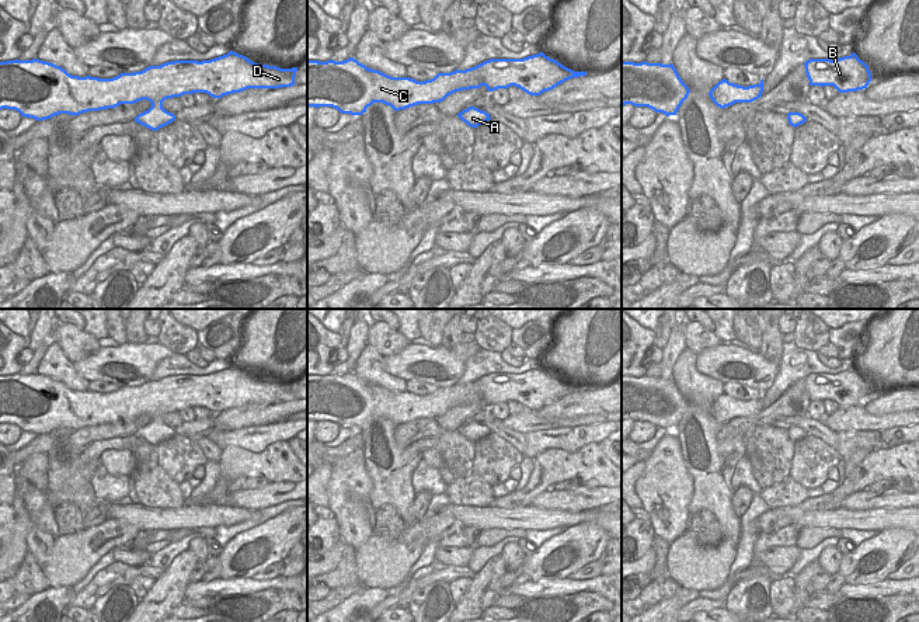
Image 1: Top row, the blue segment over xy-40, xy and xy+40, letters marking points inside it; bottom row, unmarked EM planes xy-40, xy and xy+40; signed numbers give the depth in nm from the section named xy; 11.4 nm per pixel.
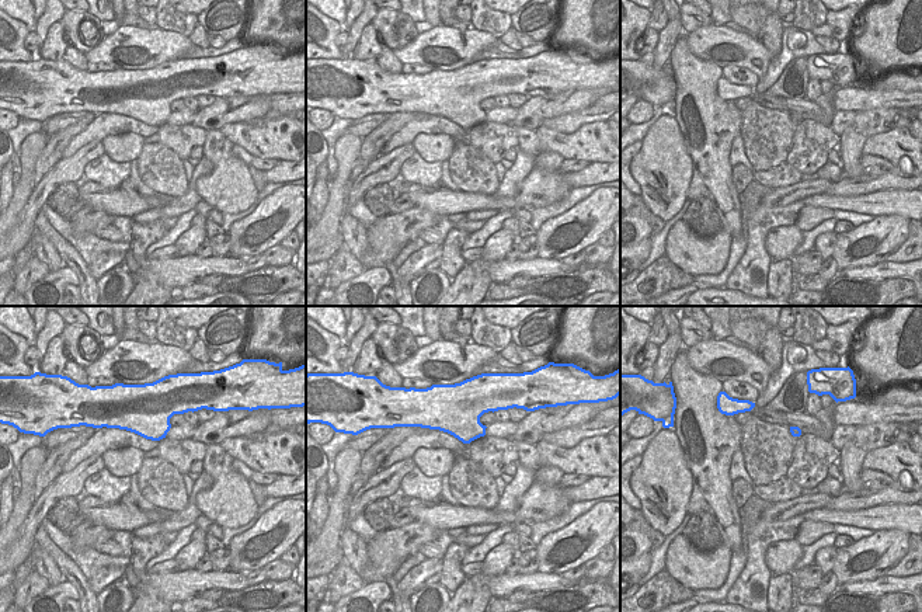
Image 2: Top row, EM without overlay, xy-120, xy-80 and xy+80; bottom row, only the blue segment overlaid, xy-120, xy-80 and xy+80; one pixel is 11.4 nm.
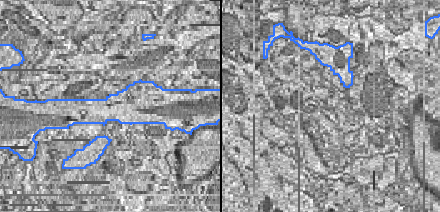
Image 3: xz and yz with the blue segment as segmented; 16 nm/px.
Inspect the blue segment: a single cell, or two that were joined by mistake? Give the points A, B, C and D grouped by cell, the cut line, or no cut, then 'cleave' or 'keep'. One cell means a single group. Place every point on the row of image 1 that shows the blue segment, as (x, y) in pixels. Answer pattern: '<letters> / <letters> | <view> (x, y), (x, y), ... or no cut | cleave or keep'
A B C D | no cut | keep

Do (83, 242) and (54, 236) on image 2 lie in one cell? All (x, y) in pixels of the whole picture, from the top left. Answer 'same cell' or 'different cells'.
different cells

